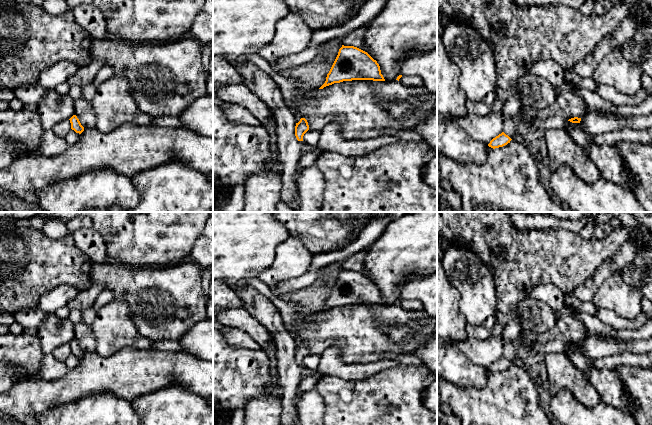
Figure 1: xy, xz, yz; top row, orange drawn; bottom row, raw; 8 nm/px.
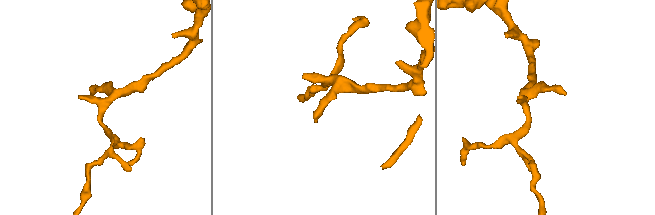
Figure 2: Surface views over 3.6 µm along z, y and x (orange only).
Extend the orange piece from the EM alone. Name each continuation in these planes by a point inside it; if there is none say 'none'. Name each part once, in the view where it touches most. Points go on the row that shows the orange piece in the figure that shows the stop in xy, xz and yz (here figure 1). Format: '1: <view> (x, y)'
none

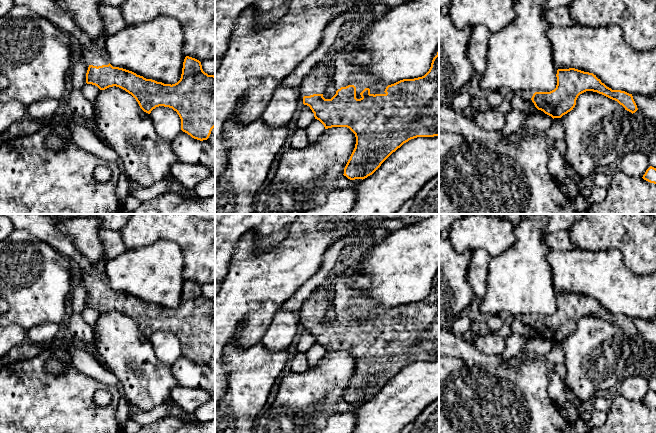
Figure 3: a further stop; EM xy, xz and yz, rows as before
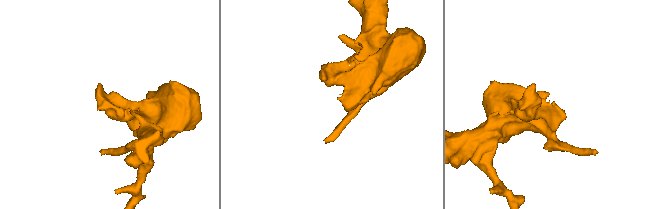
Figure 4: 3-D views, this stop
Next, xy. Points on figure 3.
1: xy (94, 53)

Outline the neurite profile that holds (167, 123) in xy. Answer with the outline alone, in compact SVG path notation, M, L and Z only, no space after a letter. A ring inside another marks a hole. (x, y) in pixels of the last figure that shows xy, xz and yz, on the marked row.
M159 106L150 113L158 136L166 142L172 142L181 130L181 119L172 108Z

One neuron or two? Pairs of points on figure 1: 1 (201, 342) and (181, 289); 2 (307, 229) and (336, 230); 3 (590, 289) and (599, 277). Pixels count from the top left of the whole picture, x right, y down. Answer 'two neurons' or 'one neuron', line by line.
1: two neurons
2: one neuron
3: one neuron

